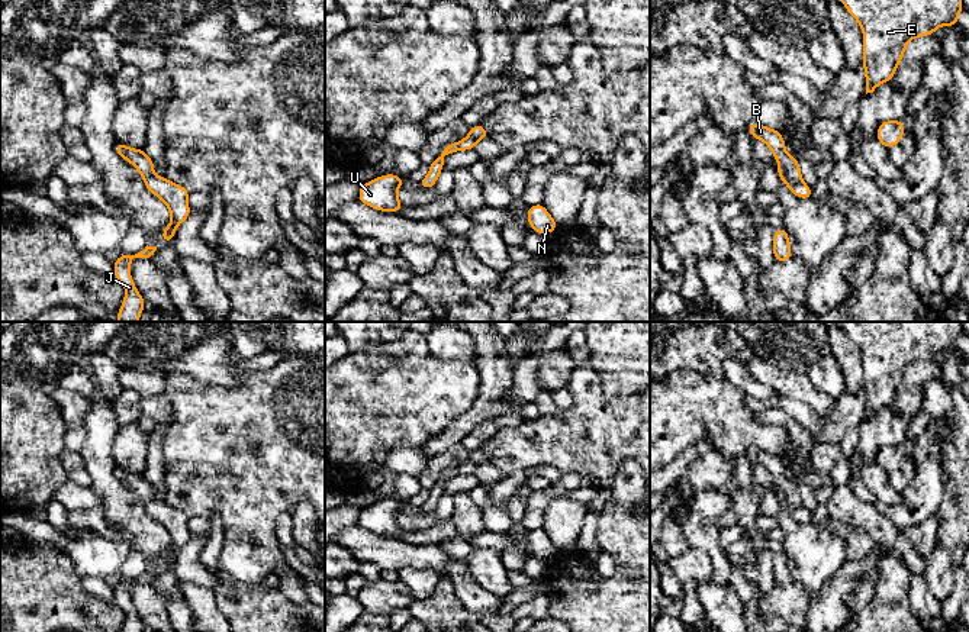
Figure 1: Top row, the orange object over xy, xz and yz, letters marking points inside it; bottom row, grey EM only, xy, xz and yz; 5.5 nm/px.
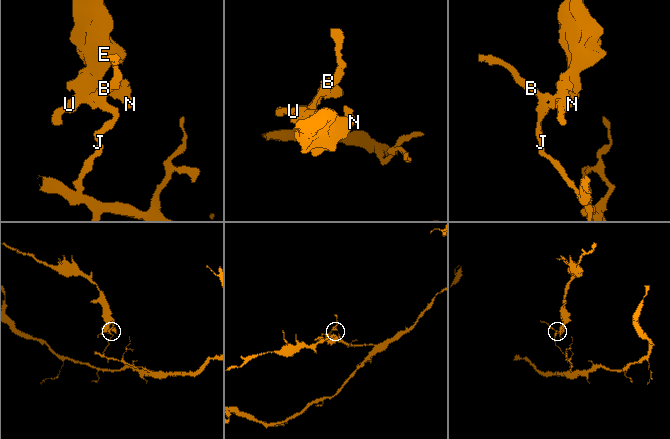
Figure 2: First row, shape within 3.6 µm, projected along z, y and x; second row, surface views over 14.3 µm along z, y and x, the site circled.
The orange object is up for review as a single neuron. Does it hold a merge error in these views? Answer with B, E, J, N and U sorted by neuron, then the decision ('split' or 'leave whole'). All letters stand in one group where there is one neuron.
B E N U / J | split

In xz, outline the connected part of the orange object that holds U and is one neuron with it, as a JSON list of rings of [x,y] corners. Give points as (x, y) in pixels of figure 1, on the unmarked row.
[[[386,499],[373,506],[363,507],[358,525],[380,536],[399,538],[403,529],[397,523],[397,513],[403,510],[403,502]]]

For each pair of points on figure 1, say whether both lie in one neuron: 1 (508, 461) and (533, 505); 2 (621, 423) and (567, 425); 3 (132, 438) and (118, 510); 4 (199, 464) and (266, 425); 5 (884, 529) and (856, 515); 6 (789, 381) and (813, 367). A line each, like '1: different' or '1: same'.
1: different
2: same
3: different
4: same
5: same
6: different

